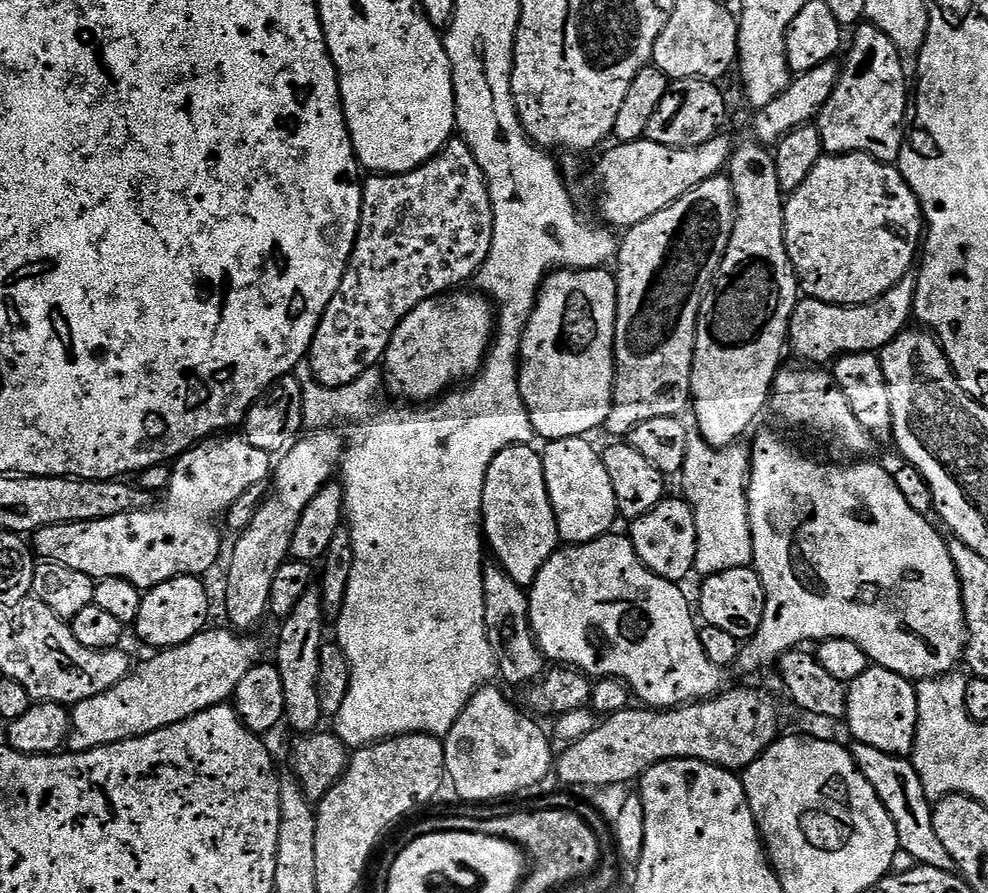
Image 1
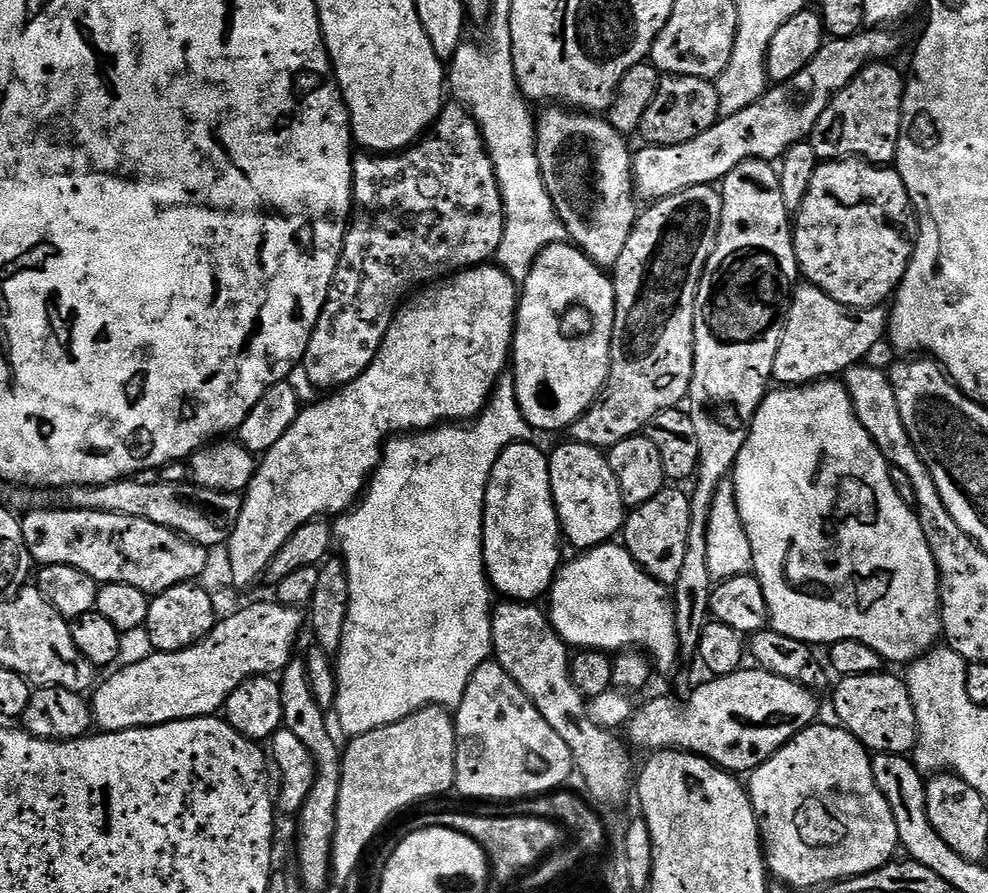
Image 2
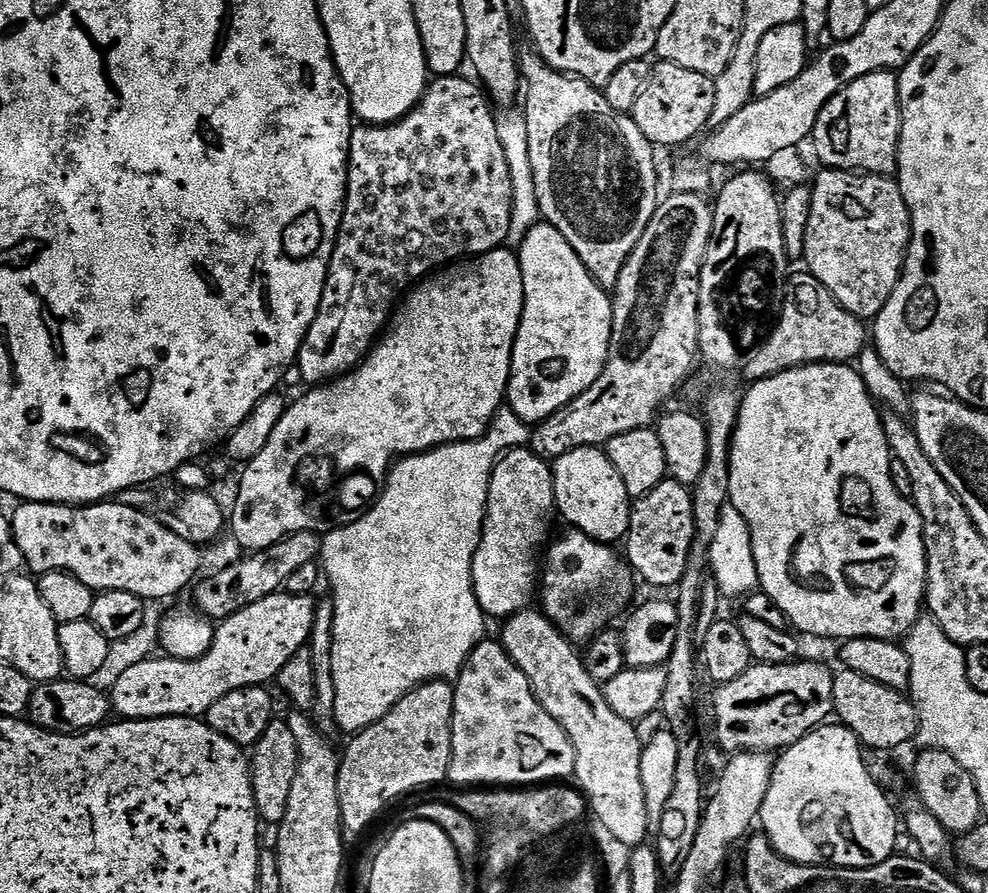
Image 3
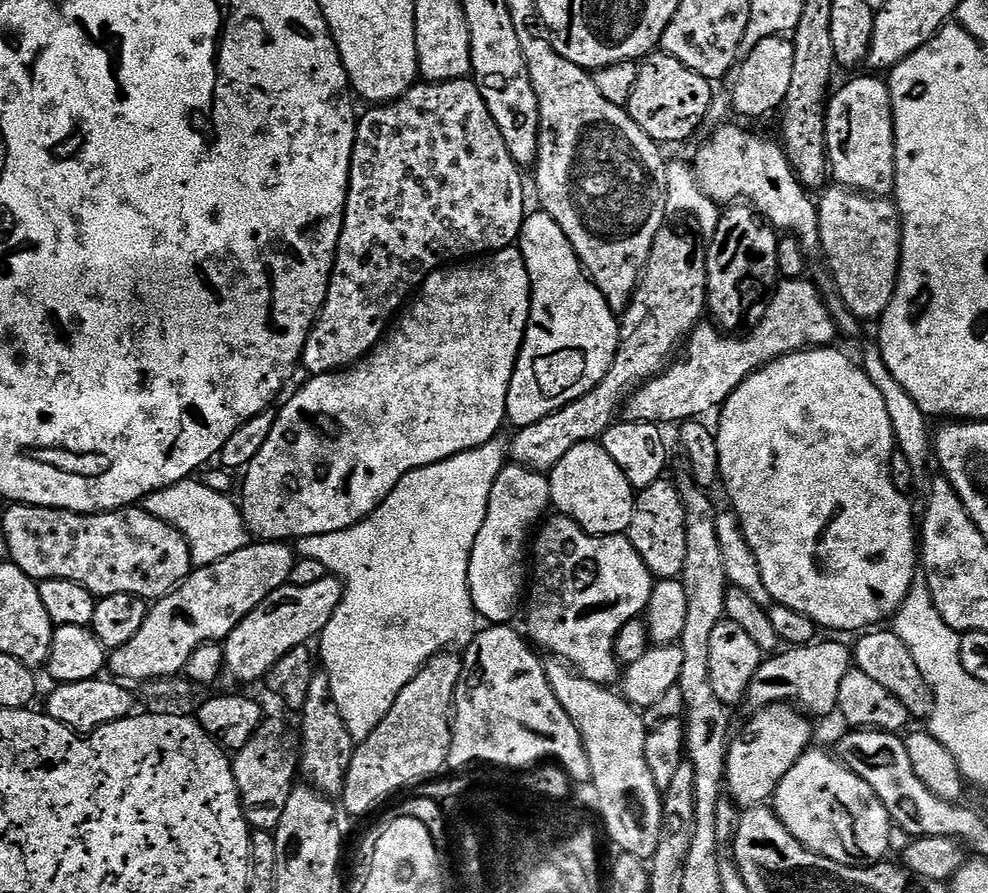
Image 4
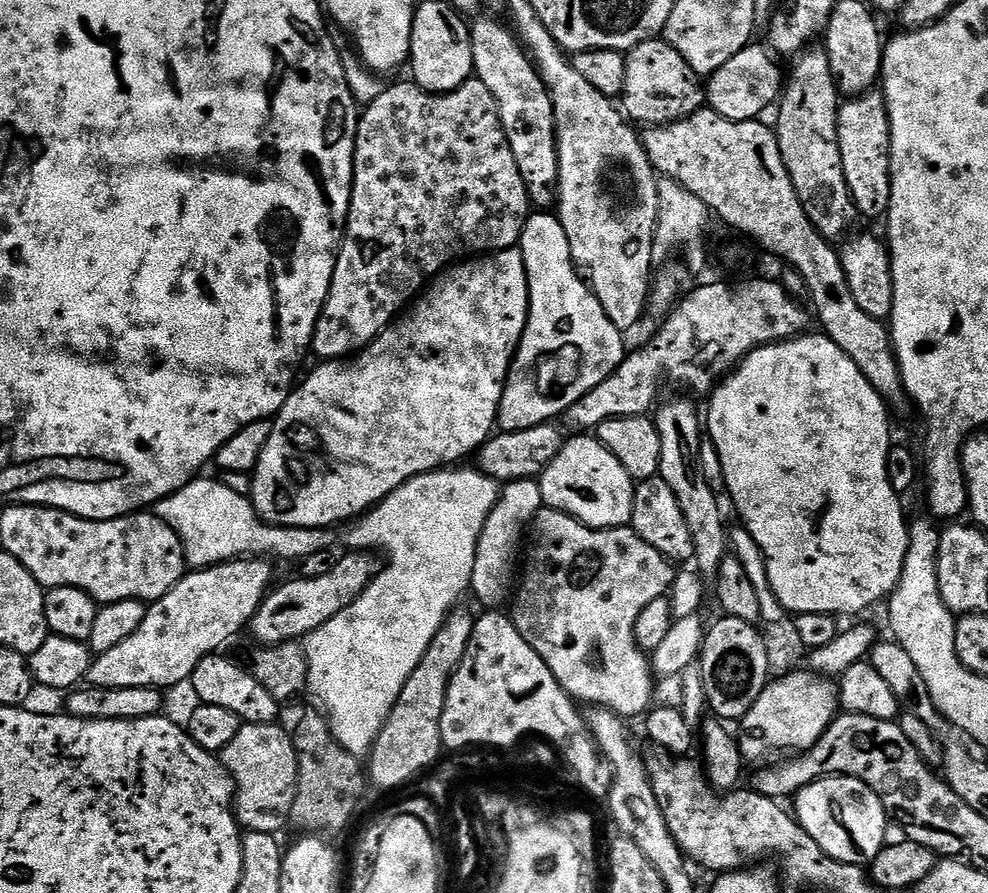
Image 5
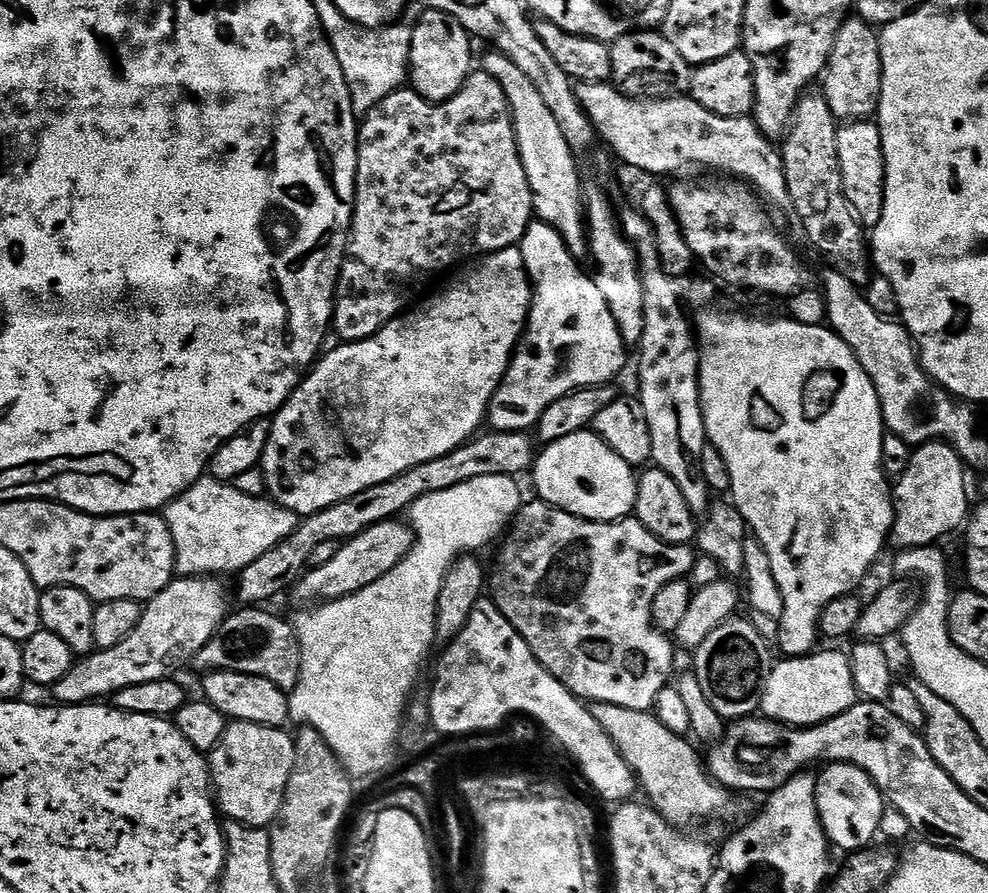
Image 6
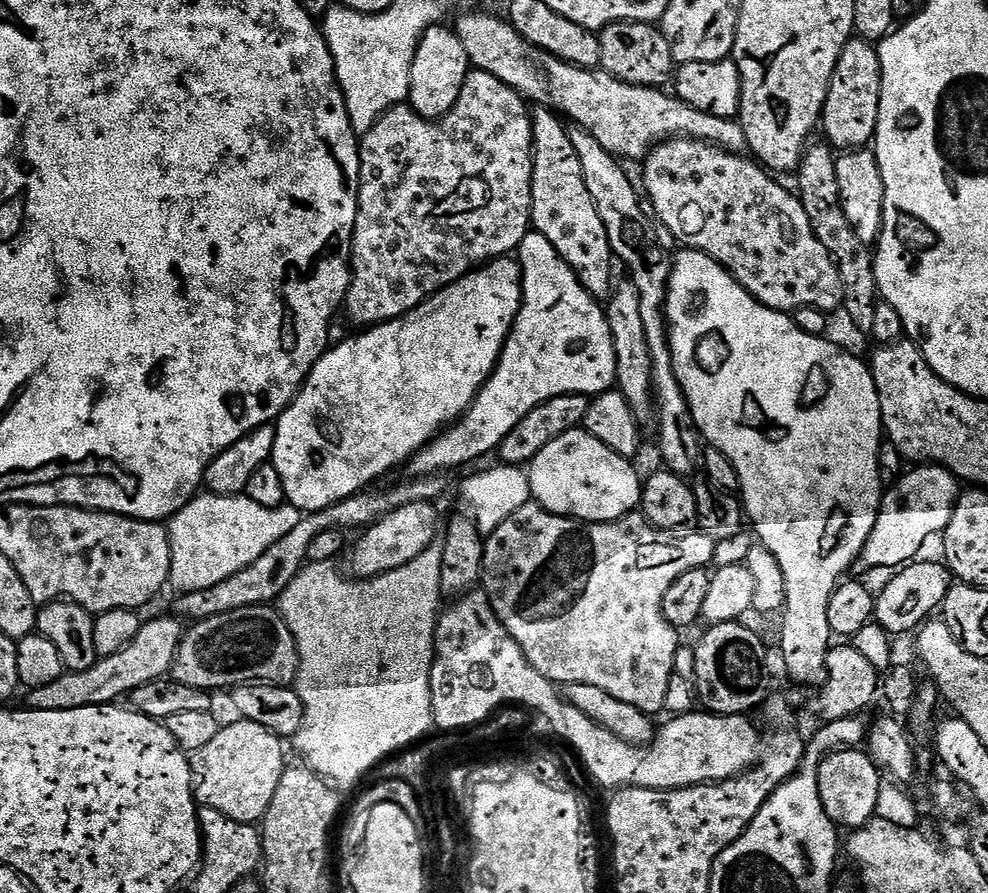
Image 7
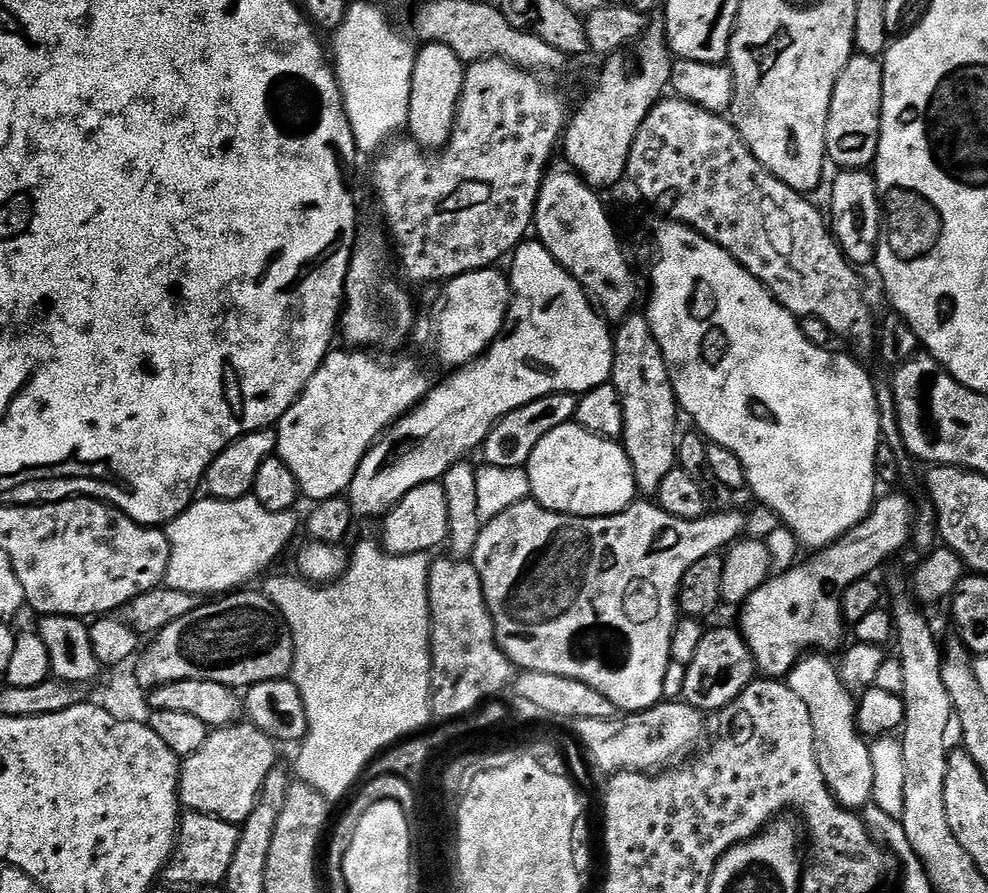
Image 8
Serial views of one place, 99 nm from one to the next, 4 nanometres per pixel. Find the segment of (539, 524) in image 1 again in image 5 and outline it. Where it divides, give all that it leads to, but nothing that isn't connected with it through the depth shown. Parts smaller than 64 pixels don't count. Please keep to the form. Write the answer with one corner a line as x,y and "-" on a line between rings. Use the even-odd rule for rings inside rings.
509,480
501,487
496,505
490,510
482,534
478,538
478,550
472,571
471,595
476,595
482,603
488,604
484,606
500,606
507,596
509,599
514,588
512,575
515,572
517,575
518,572
518,564
515,564
516,555
519,552
521,555
522,545
525,543
532,519
543,507
545,503
542,490
536,480

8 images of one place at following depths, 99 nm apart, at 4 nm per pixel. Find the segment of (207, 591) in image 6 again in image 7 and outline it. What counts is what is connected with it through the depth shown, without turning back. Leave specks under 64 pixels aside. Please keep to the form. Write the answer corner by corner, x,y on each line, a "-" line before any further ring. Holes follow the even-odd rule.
160,616
157,620
141,623
134,642
130,642
118,654
102,656
94,666
81,672
65,670
54,682
46,682
46,686
38,686
27,693
27,707
32,710
74,710
82,706
98,706
112,704
119,696
127,697
138,686
151,680
167,677
172,671
172,663
176,659
176,650
182,635
181,621
171,620
168,616

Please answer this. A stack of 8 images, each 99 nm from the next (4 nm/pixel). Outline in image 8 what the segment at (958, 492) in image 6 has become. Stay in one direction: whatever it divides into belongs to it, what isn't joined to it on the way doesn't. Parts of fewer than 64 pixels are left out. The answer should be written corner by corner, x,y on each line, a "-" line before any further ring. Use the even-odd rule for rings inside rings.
896,492
893,496
881,495
872,512
861,524
855,524
842,538
838,538
826,548
819,549
815,554
809,555
812,557
805,564
797,563
789,572
773,575
749,594
748,599
739,609
741,612
738,631
744,635
744,640
750,646
756,659
757,669
765,677
787,677
801,658
811,650
828,654
831,653
831,648
839,646
840,639
844,636
844,628
846,629
846,621
840,605
844,588
876,574
872,572
878,571
904,543
907,545
913,528
913,519
914,504
912,506
902,493

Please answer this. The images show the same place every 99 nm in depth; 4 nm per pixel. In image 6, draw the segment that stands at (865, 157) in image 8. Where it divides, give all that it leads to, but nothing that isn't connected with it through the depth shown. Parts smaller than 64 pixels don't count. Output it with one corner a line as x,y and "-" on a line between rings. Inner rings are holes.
859,18
845,19
824,70
823,84
822,95
837,121
867,120
877,115
882,94
882,54
880,37
873,25

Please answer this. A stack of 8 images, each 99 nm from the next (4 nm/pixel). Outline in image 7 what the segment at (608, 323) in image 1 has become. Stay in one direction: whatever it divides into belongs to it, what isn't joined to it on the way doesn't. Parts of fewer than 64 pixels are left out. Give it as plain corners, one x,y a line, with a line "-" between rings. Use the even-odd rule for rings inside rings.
529,230
524,235
520,247
518,249
518,263
520,265
520,282
524,285
524,302
520,306
520,313
516,316
516,320
512,323
512,332
508,335
508,340
504,343
504,349
500,352
500,361
496,363
496,368
490,374
490,378
480,387
479,394
474,398
474,402
468,407
468,411
456,421
455,424
444,429
435,440
425,444
411,460
407,461
406,468
409,468
413,477
435,476
437,474
448,474
451,468
460,468
463,464
472,464
475,460
483,458
487,452
495,453
499,449
501,441
504,440
506,434
518,426
518,422
522,418
526,418
526,414
530,414
530,410
534,410
542,402
546,402
555,396
565,396
571,392
582,392
585,396
591,398
599,393
607,392
616,384
616,355
614,354
614,342
612,341
612,331
608,325
608,318
605,309
598,303
596,297
591,296
587,290
580,285
580,280
572,273
572,267
558,254
558,250
554,250
554,246
550,246
550,242
546,242
546,238
540,232

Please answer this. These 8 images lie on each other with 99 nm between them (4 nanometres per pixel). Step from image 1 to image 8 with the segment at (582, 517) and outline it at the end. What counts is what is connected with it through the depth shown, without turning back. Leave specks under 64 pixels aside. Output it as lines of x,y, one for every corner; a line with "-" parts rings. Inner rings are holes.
575,422
550,430
534,446
526,471
531,499
546,510
567,516
613,516
629,508
638,496
634,470
623,447
617,441
590,434

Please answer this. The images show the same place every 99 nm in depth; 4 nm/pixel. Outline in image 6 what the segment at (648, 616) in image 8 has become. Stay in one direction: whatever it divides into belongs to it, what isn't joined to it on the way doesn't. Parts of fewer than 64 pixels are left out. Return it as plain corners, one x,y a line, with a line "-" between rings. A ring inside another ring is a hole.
532,498
529,504
527,501
521,507
511,521
510,531
503,537
503,540
504,545
501,546
500,553
496,556
496,565
490,568
490,598
498,606
498,610
502,610
502,614
510,622
510,626
514,626
514,630
518,630
518,634
522,634
522,638
528,643
540,665
550,674
554,674
554,678
558,678
558,682
562,682
574,695
585,702
613,704
625,707
626,710
653,711
658,694
663,688
669,687
670,681
673,679
672,648
674,649
673,641
665,633
657,631
652,624
654,594
658,594
658,590
662,590
662,586
666,586
666,582
687,577
691,573
692,563
696,561
697,553
689,545
667,544
654,538
654,534
650,534
650,530
646,530
646,526
642,526
635,518
611,522
583,520
572,516
569,512
563,512
560,508
552,508
539,498

